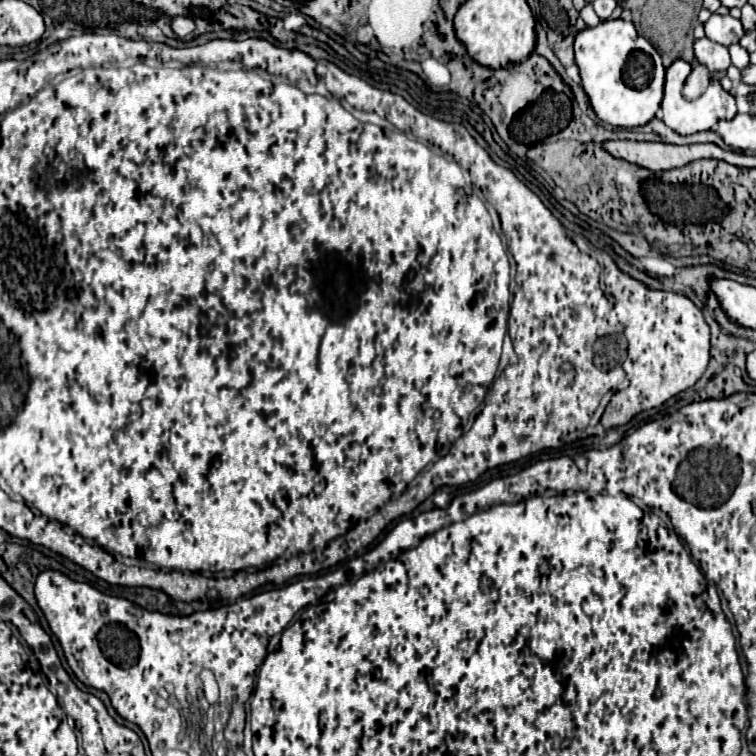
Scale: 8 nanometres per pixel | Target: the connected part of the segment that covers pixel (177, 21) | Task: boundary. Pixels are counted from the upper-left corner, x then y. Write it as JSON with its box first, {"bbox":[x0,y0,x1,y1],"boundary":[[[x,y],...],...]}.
{"bbox":[170,16,194,38],"boundary":[[[172,16],[170,26],[178,34],[178,38],[184,38],[194,30],[194,20],[190,16]]]}

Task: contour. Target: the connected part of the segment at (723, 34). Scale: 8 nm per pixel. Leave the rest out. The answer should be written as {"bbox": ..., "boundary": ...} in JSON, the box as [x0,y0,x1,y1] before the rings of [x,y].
{"bbox":[706,14,744,46],"boundary":[[[712,14],[706,24],[706,36],[718,44],[730,46],[736,44],[742,36],[744,36],[744,28],[740,24],[740,20],[732,18],[732,16],[720,16],[720,14]]]}

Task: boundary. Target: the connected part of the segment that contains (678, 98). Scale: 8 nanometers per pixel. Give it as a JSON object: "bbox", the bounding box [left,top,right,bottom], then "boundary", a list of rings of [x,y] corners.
{"bbox":[662,60,736,136],"boundary":[[[674,60],[674,64],[670,64],[666,68],[666,86],[664,86],[664,100],[662,100],[662,114],[664,114],[662,120],[666,126],[670,126],[678,134],[688,136],[694,132],[710,130],[722,118],[732,120],[736,116],[736,98],[730,92],[726,92],[720,86],[720,80],[716,80],[716,78],[710,80],[708,90],[700,98],[696,98],[696,100],[682,98],[682,86],[684,86],[684,80],[688,78],[688,74],[690,74],[690,64],[684,60]]]}

